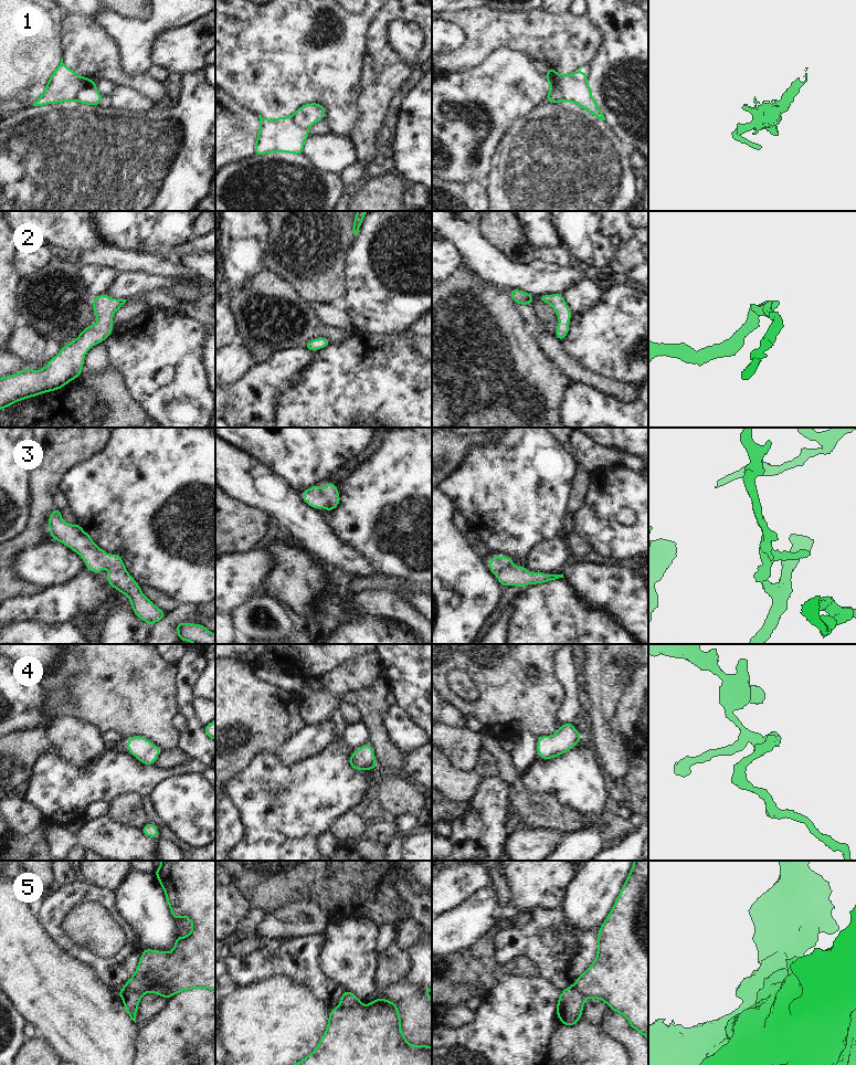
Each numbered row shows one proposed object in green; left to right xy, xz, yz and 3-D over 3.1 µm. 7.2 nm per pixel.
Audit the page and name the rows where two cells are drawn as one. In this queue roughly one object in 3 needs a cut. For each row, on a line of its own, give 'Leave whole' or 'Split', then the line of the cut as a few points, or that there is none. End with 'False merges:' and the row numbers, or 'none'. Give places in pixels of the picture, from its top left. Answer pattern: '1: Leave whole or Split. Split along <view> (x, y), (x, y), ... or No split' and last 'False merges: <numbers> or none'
1: Split. Split along xy (95, 82), (85, 85), (77, 93), (75, 99)
2: Leave whole. No split
3: Leave whole. No split
4: Leave whole. No split
5: Split. Split along xy (141, 994), (135, 991), (126, 991), (122, 998)
False merges: 1, 5.

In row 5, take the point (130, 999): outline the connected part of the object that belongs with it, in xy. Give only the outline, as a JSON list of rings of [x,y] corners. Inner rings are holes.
[[[125,992],[123,995],[124,1006],[129,1015],[129,1017],[136,1023],[136,1013],[141,999],[141,994],[137,992]]]

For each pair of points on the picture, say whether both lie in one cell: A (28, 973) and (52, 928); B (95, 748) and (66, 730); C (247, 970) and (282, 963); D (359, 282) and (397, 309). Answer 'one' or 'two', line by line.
A: two
B: one
C: two
D: one

